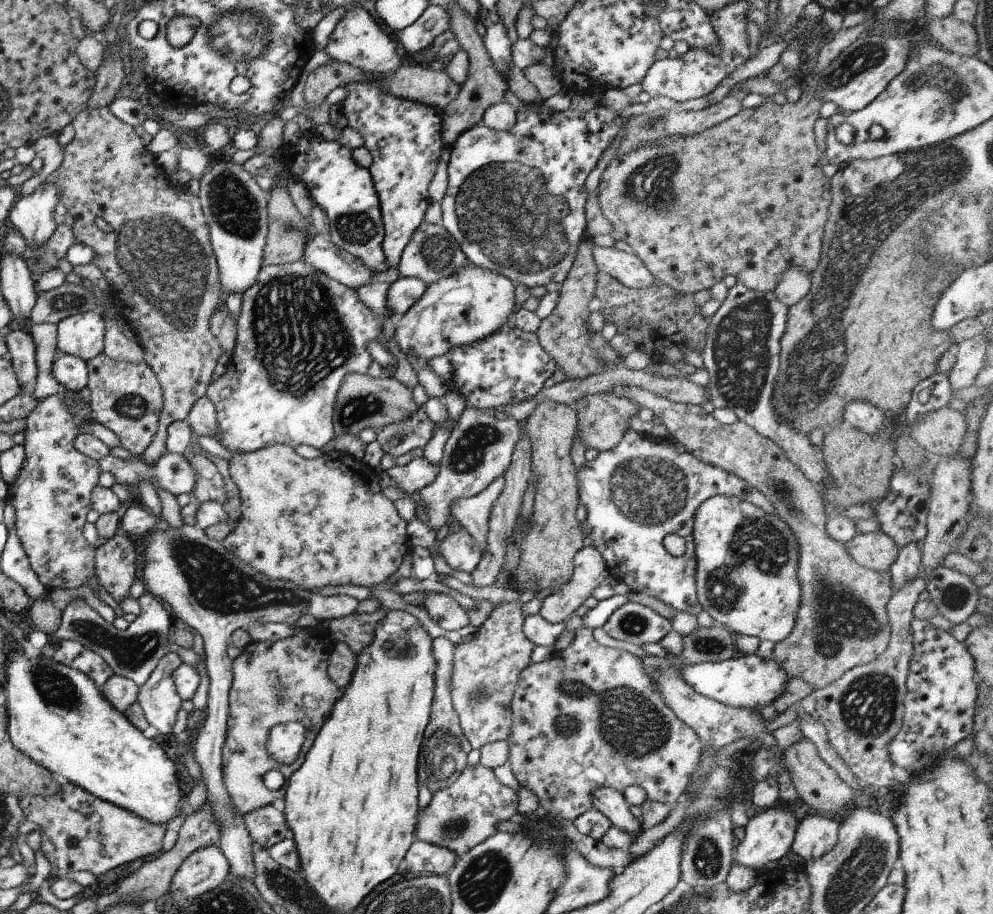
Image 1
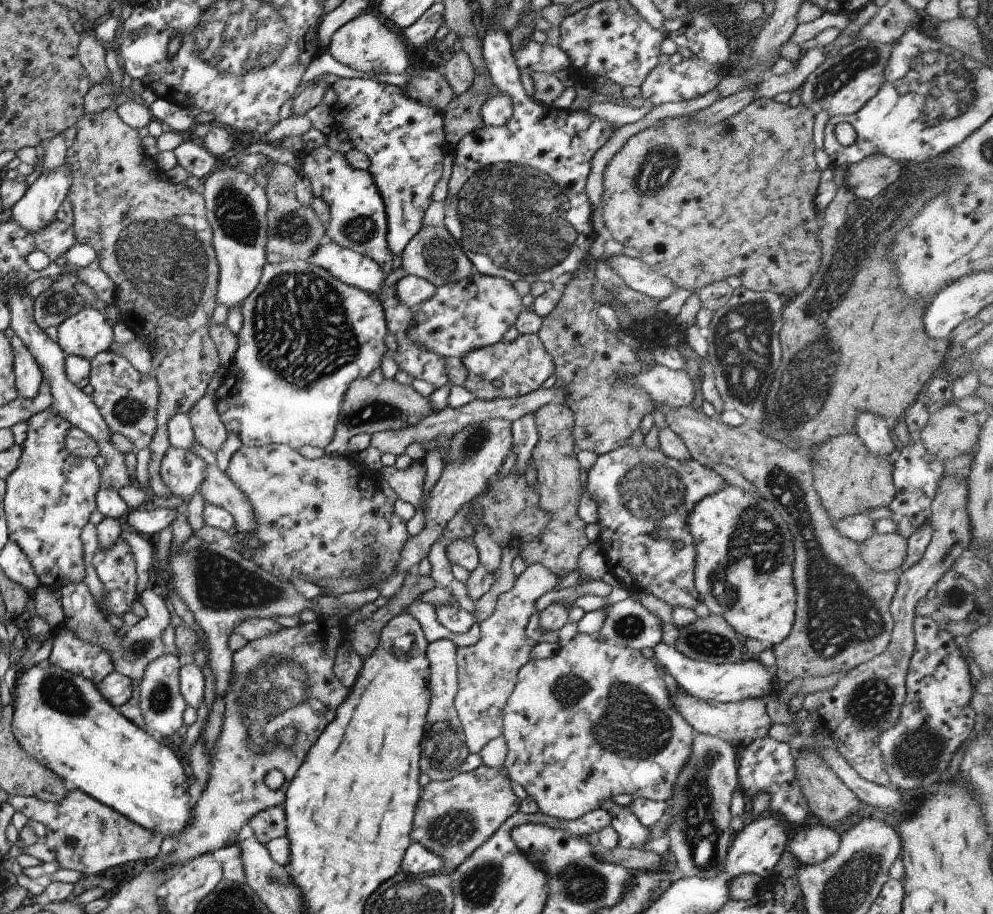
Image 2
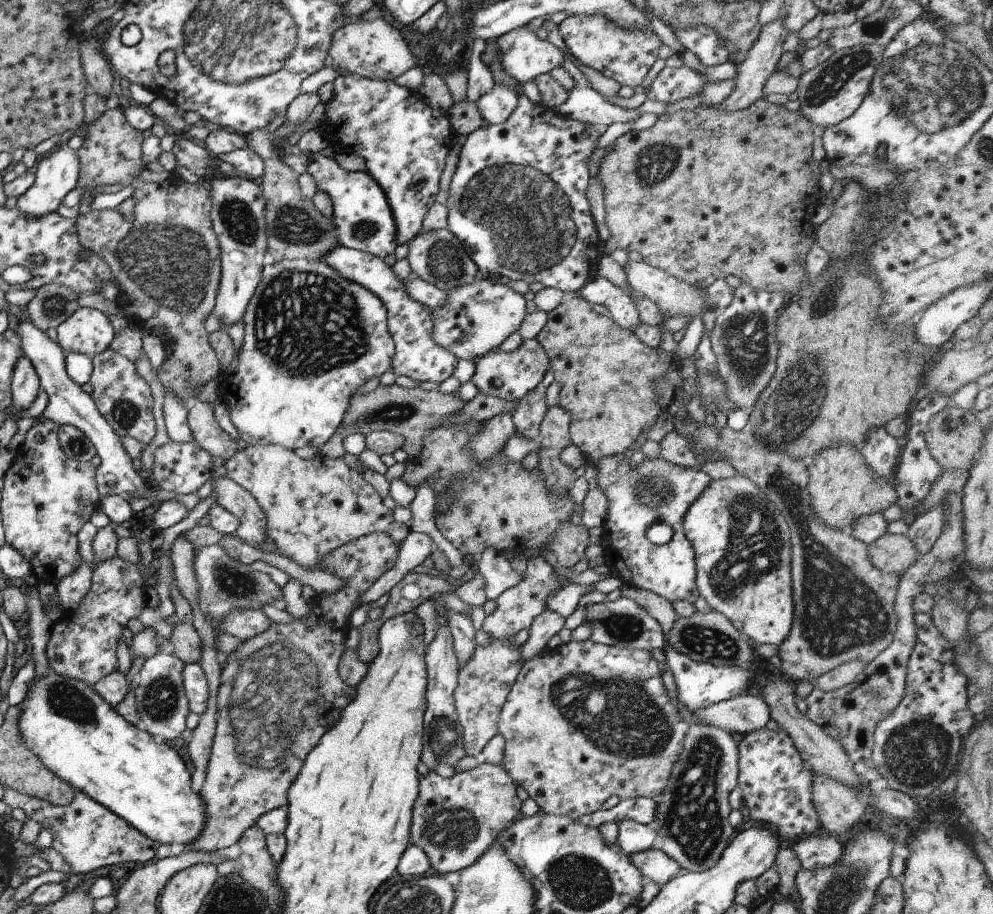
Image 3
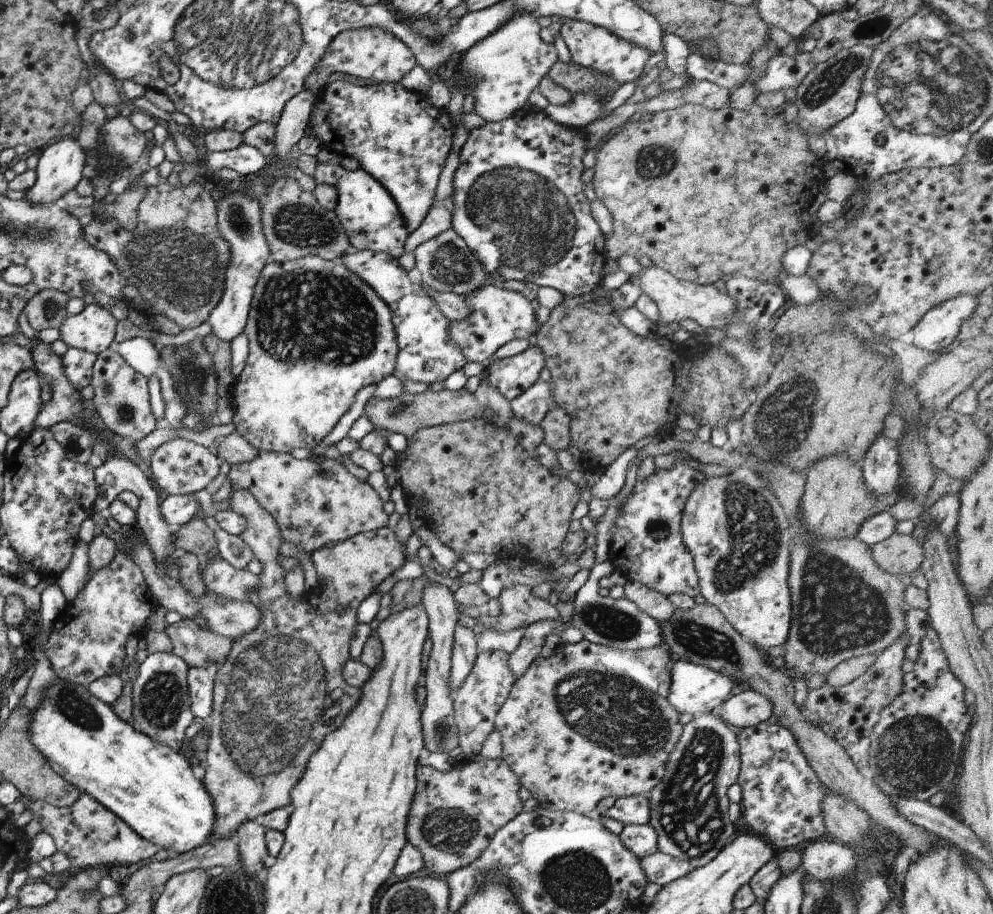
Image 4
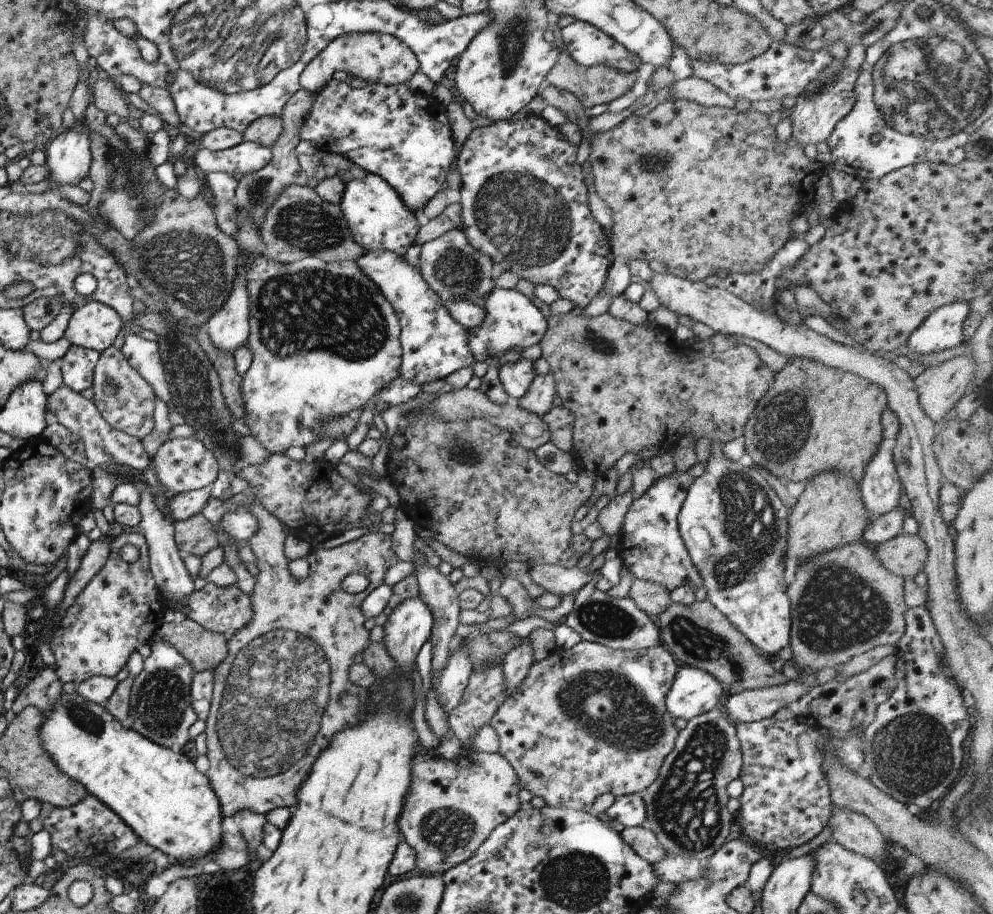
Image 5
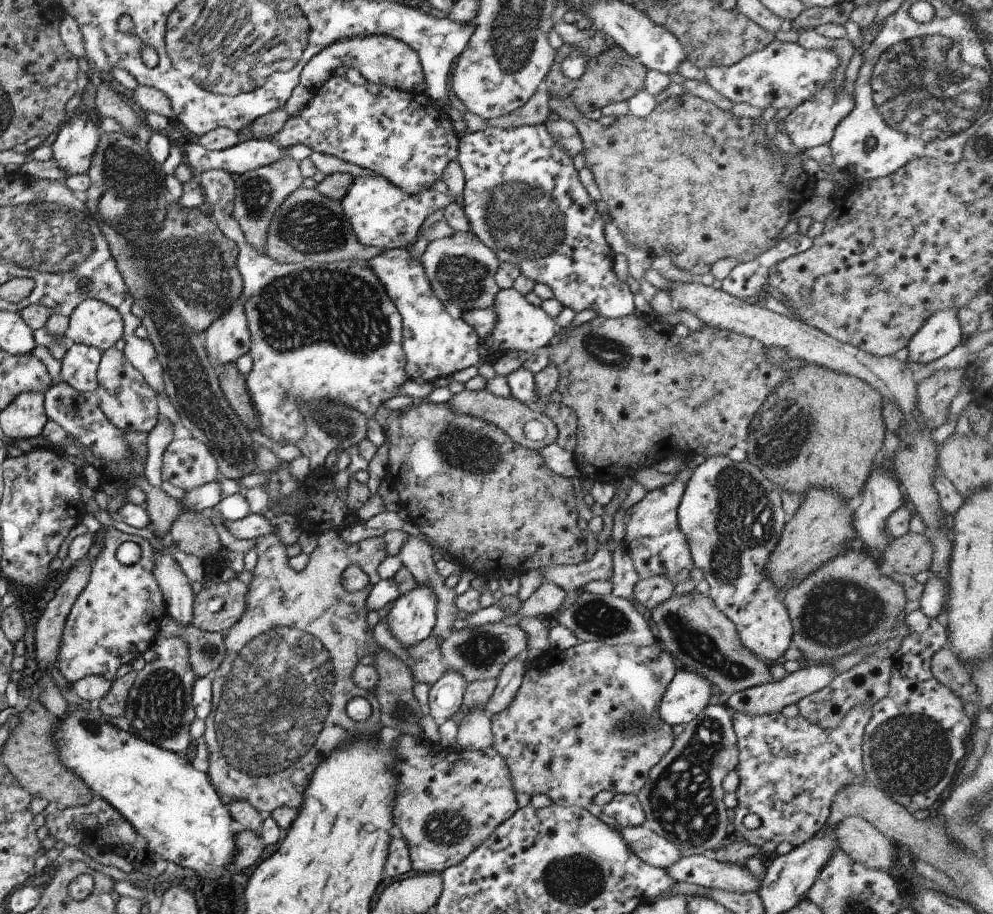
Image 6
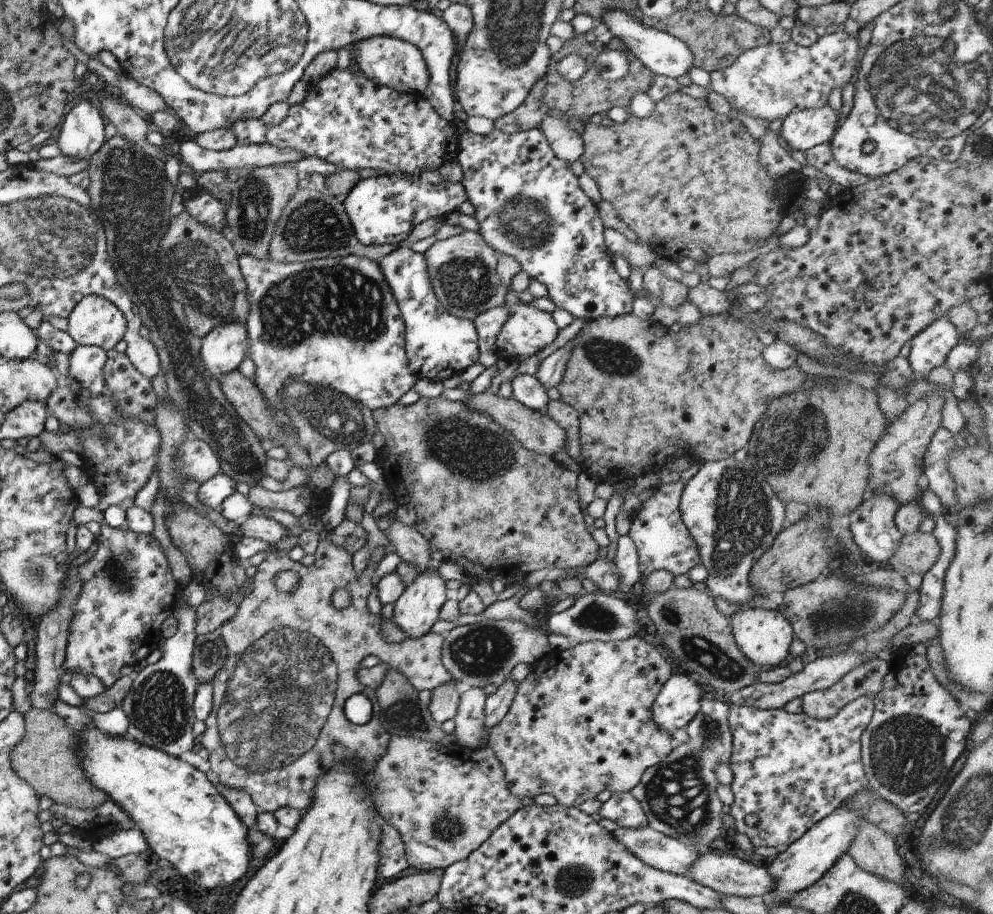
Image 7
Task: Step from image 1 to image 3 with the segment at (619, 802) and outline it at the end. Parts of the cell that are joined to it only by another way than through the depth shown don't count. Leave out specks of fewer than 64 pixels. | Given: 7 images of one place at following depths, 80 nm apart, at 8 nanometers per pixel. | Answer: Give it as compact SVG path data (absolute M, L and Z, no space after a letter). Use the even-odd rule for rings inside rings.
M621 819L617 825L615 846L623 853L641 852L651 848L656 832L633 819Z

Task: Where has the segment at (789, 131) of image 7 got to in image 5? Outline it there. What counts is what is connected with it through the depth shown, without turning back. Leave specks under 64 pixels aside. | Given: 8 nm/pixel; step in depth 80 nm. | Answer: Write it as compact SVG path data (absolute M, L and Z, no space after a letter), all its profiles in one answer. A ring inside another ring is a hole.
M852 45L847 50L847 56L843 60L833 59L833 62L829 62L821 74L815 76L813 82L809 82L805 86L805 90L801 95L796 97L795 107L787 112L789 120L791 122L791 138L789 143L800 148L807 144L817 145L822 141L825 143L829 138L835 124L844 118L851 110L855 101L855 94L853 94L853 84L857 79L857 74L860 72L860 66L863 62L866 48L860 45Z

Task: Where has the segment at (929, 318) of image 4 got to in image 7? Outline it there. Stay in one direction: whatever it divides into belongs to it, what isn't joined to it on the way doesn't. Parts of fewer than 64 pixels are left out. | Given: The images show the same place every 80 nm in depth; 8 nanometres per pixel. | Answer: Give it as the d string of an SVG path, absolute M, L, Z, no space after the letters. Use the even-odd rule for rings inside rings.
M946 315L930 322L910 340L908 363L913 371L939 367L953 346L963 340Z

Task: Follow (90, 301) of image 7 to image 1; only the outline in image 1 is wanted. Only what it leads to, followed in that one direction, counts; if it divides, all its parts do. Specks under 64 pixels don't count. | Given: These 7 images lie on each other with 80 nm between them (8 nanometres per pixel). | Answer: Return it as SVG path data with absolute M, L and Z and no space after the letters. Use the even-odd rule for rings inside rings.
M98 311L69 315L55 325L58 354L73 355L88 361L102 352L105 324Z

